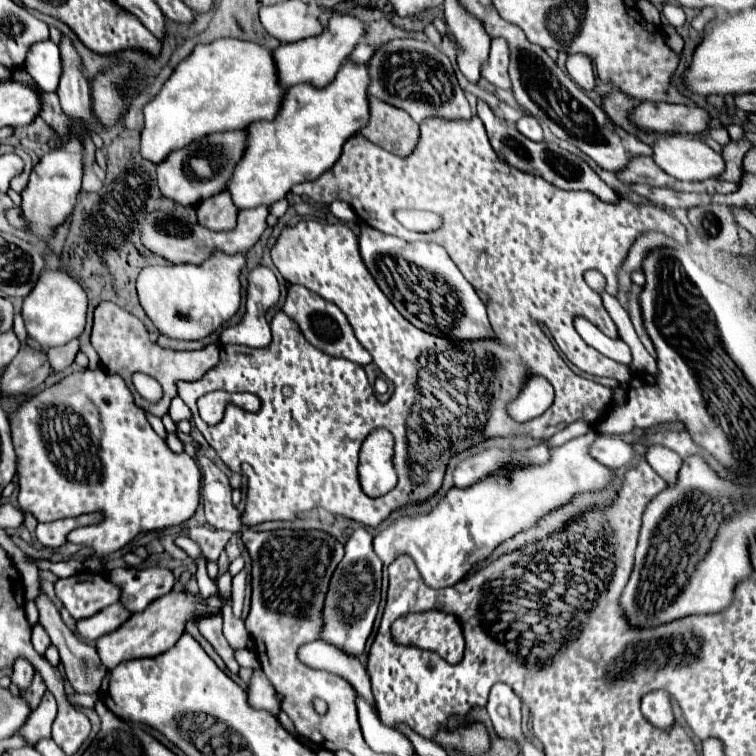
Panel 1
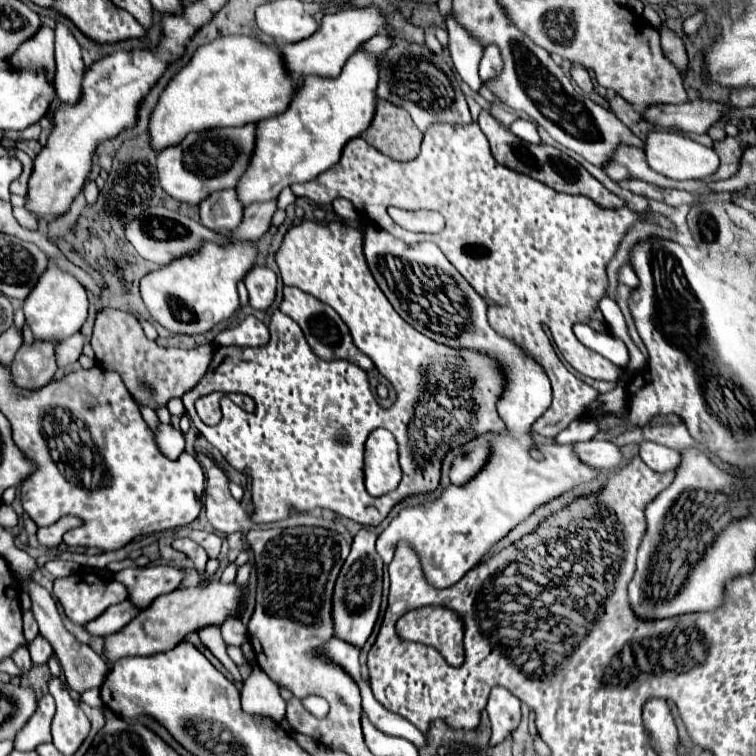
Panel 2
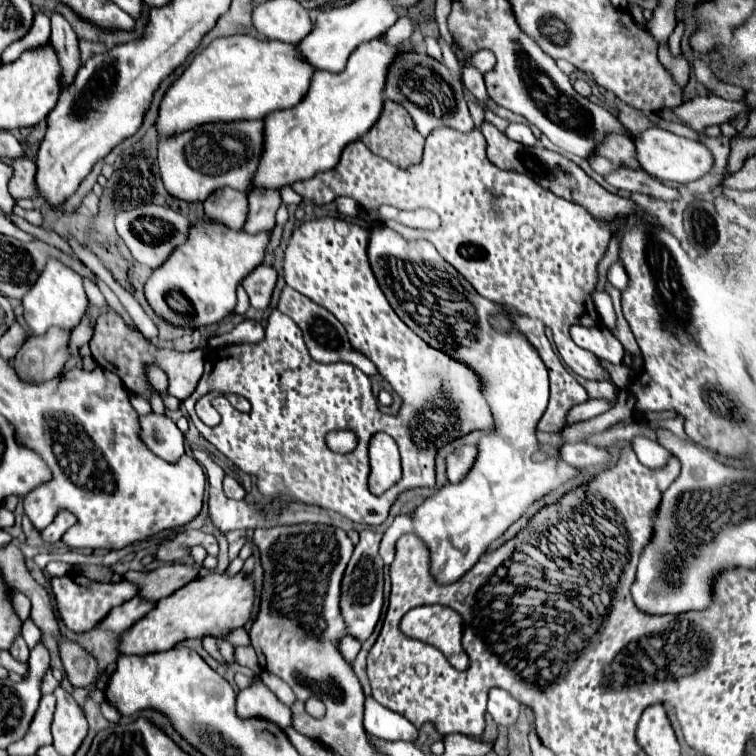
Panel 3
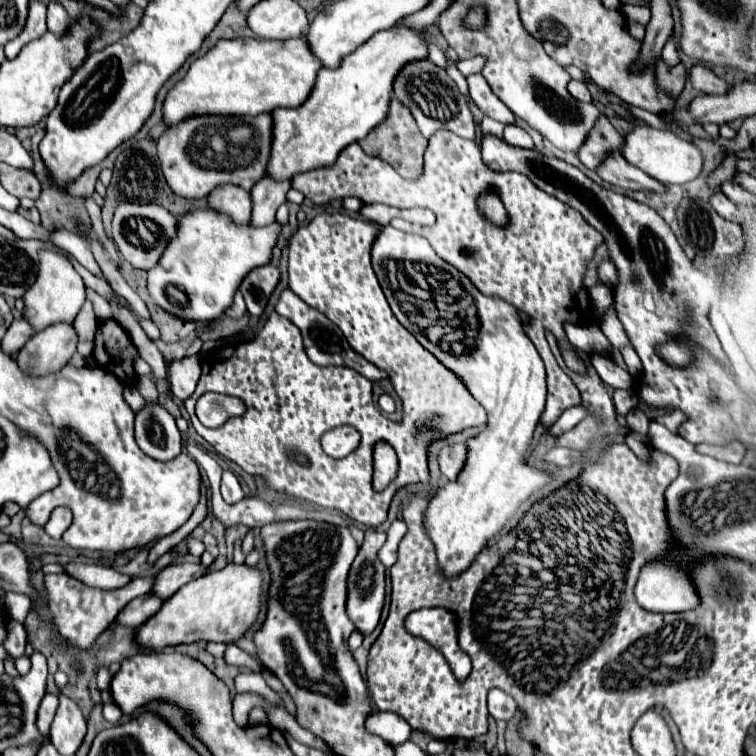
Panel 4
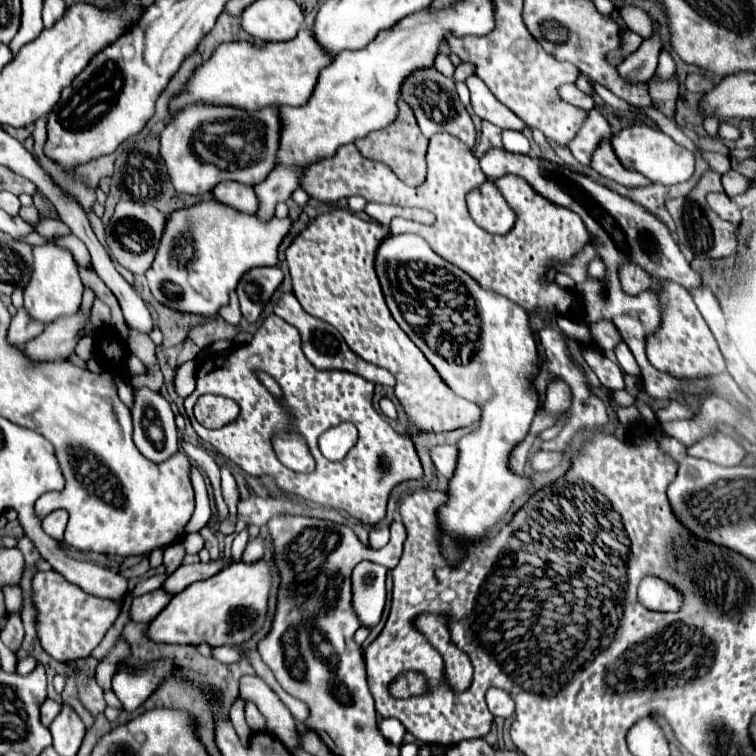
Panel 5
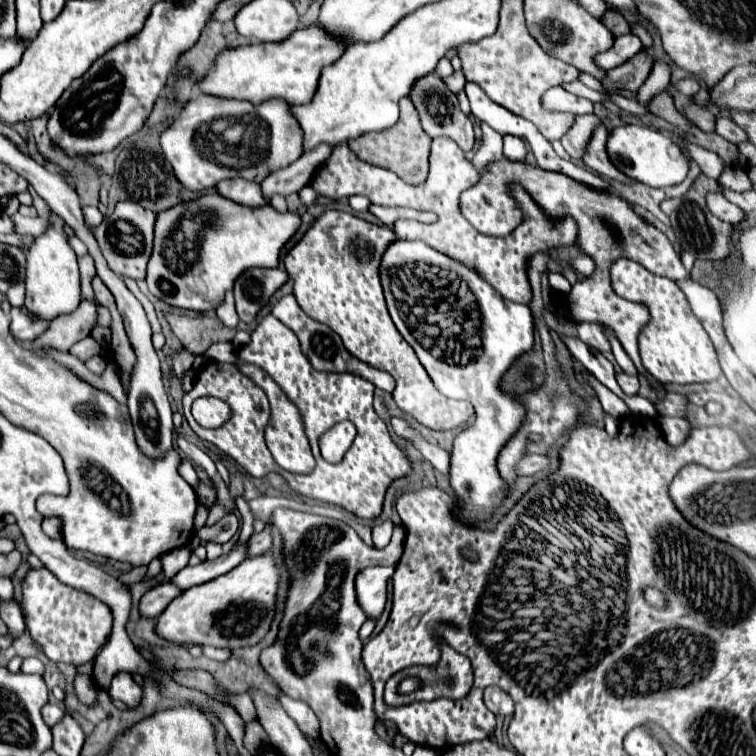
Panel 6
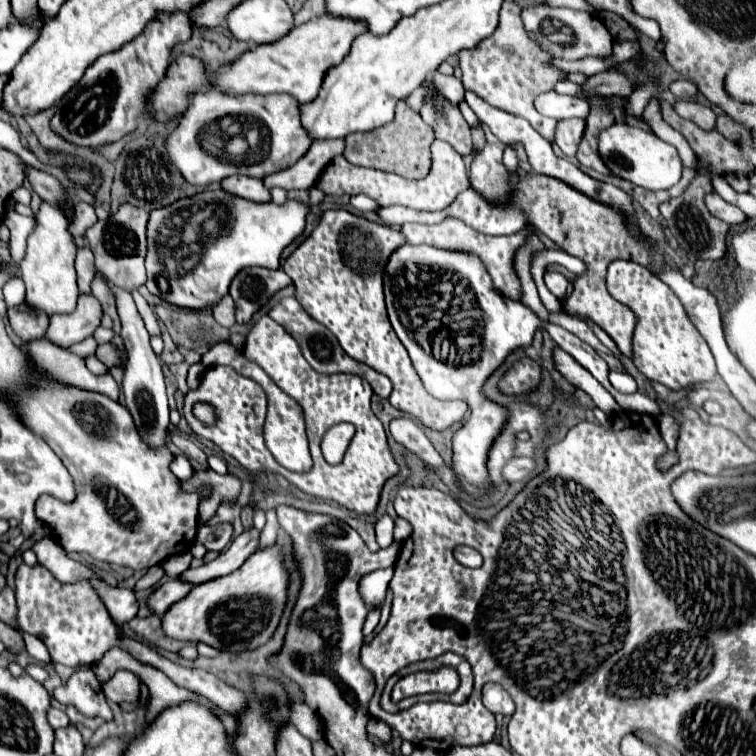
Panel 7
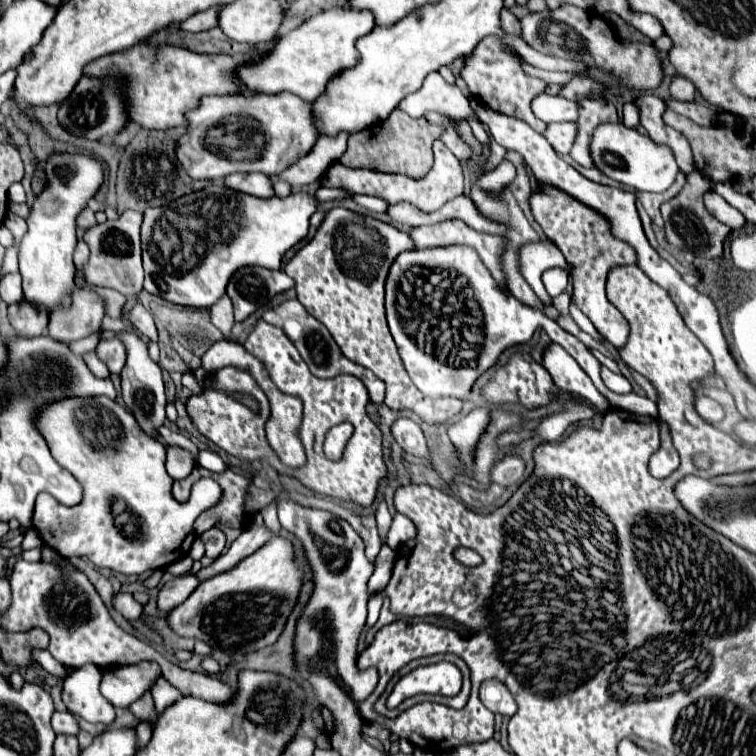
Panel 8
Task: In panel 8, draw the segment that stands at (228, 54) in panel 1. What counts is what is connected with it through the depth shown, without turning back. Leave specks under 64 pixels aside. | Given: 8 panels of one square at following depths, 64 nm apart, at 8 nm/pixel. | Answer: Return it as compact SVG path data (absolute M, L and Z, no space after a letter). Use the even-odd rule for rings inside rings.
M332 8L332 10L326 10L326 12L314 14L304 24L300 24L292 32L288 32L286 36L282 36L280 40L276 40L276 44L274 44L274 48L270 52L264 52L264 54L256 56L252 62L242 64L240 68L236 68L236 76L252 92L262 92L262 94L292 92L292 94L300 96L304 102L314 102L324 92L328 80L336 72L340 72L340 70L350 68L350 66L356 64L358 52L354 48L354 42L360 36L368 34L372 28L374 28L374 16L370 12L356 12L356 10L348 10L348 8Z

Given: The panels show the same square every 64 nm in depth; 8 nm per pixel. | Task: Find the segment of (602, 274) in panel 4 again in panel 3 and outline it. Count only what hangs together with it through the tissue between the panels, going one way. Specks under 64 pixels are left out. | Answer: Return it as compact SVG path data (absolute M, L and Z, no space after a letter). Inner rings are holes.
M617 262L610 267L608 271L608 281L619 290L627 287L629 278L621 262Z

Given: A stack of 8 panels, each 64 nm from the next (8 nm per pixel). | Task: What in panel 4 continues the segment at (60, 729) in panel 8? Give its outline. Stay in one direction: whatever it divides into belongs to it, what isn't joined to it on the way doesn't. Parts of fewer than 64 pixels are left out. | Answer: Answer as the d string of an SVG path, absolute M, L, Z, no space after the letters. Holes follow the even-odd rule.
M46 694L42 698L42 704L38 708L38 718L36 718L36 726L42 734L42 738L50 738L50 724L52 724L52 718L54 718L54 712L58 708L58 698L54 694Z

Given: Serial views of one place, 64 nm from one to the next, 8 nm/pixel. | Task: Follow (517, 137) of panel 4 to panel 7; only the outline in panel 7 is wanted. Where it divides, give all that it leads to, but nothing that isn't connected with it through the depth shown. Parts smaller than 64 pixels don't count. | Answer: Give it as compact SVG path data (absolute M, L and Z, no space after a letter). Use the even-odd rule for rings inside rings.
M508 144L504 150L504 166L508 168L508 172L514 172L518 168L518 154L512 144Z

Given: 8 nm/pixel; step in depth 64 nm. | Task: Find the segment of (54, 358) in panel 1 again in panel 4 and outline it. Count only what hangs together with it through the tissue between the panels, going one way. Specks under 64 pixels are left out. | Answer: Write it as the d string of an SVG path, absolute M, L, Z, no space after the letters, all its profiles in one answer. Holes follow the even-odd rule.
M86 300L86 304L82 306L82 310L78 312L76 320L74 320L74 330L76 330L76 336L80 342L90 342L94 340L94 332L96 332L96 326L98 326L98 320L94 316L94 310L92 310L92 302Z

